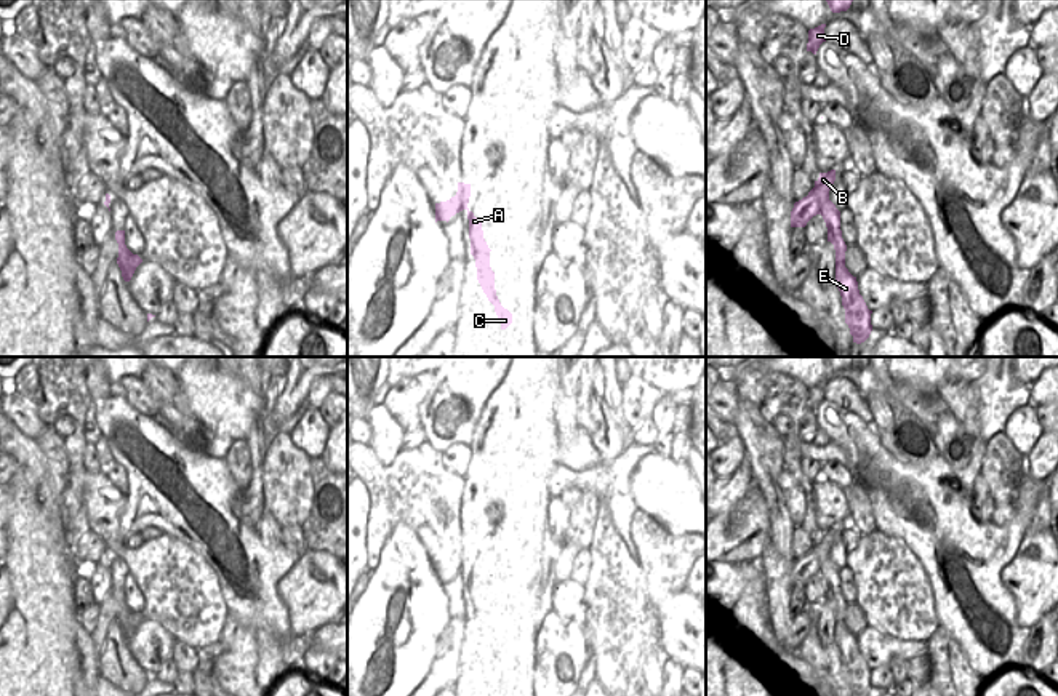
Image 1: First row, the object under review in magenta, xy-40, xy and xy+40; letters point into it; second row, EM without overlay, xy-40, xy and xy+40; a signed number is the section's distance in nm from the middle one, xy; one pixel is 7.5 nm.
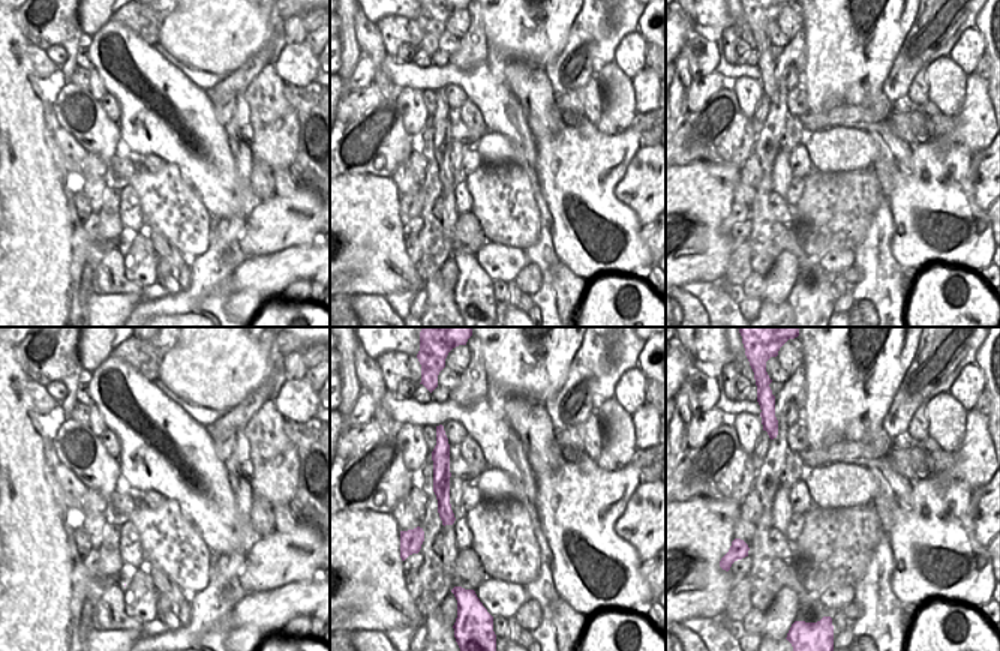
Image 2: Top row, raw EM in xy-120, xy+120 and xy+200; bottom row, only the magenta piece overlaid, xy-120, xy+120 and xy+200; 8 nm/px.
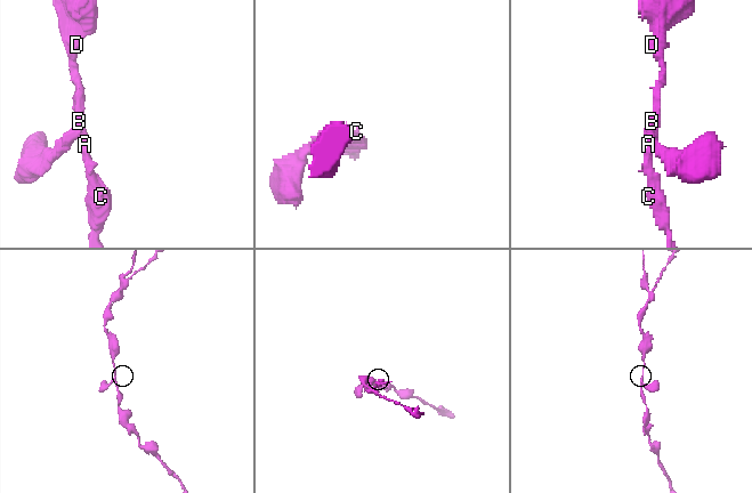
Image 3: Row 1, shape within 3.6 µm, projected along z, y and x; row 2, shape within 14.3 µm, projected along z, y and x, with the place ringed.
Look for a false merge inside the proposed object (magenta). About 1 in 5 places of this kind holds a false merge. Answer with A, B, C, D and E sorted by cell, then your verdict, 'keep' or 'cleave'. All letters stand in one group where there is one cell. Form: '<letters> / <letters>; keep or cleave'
A B C D E; keep

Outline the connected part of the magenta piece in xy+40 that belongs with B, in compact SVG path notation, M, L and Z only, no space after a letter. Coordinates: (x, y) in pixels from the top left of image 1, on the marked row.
M836 170L820 173L820 178L815 181L815 187L808 195L794 203L791 211L791 227L805 227L813 216L823 216L828 227L828 242L831 242L836 250L836 285L842 296L845 323L850 328L853 342L861 344L872 331L872 310L868 309L863 296L860 294L856 277L853 277L845 267L847 245L840 230L840 211L829 200L829 190L834 181Z

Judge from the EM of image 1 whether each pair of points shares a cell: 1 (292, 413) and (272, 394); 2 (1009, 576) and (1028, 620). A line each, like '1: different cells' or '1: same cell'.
1: different cells
2: same cell

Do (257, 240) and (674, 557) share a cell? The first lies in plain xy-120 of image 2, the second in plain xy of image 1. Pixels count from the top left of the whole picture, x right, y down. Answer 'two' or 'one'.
one

